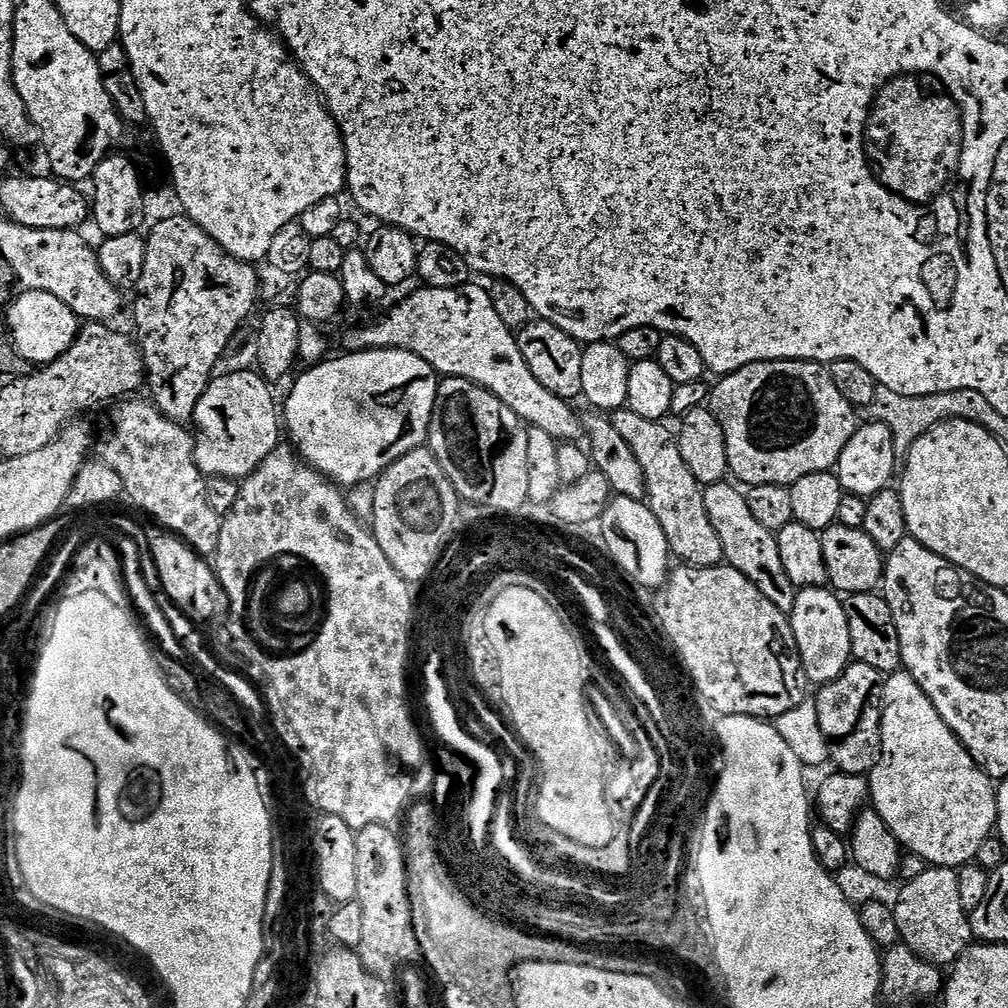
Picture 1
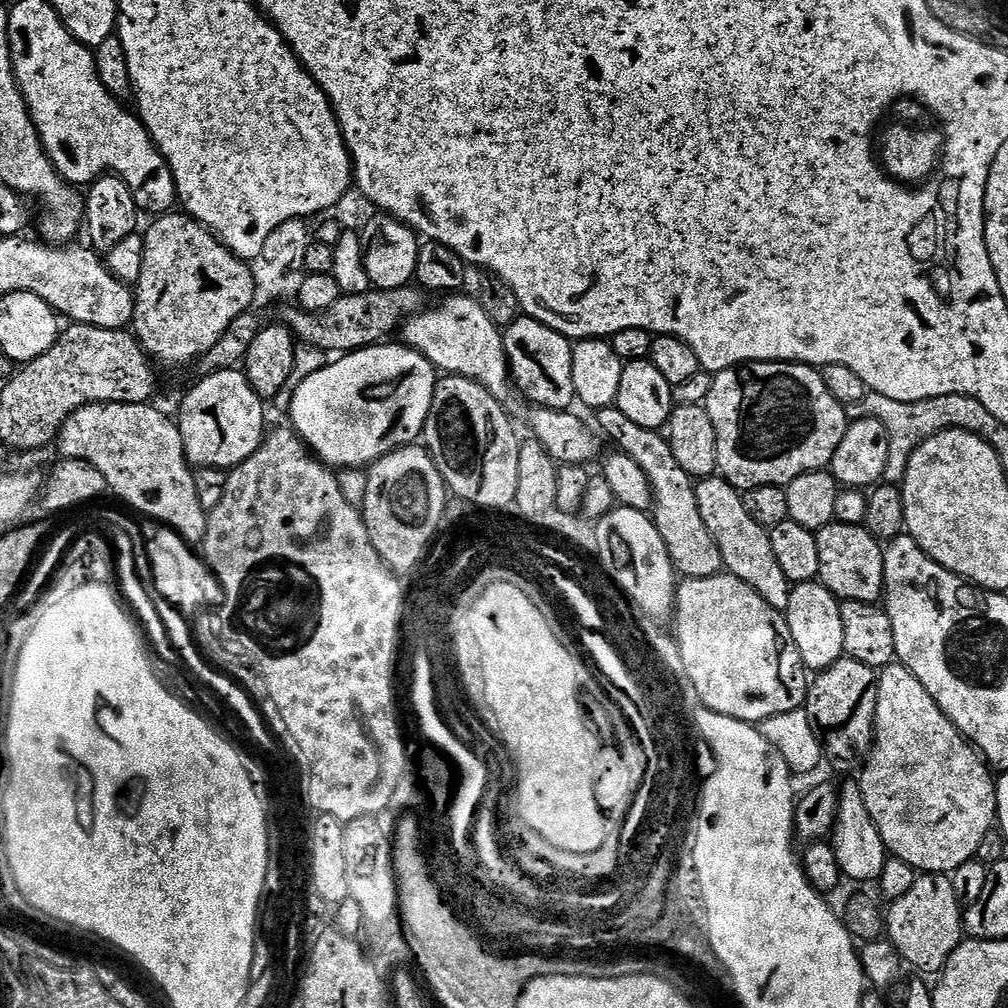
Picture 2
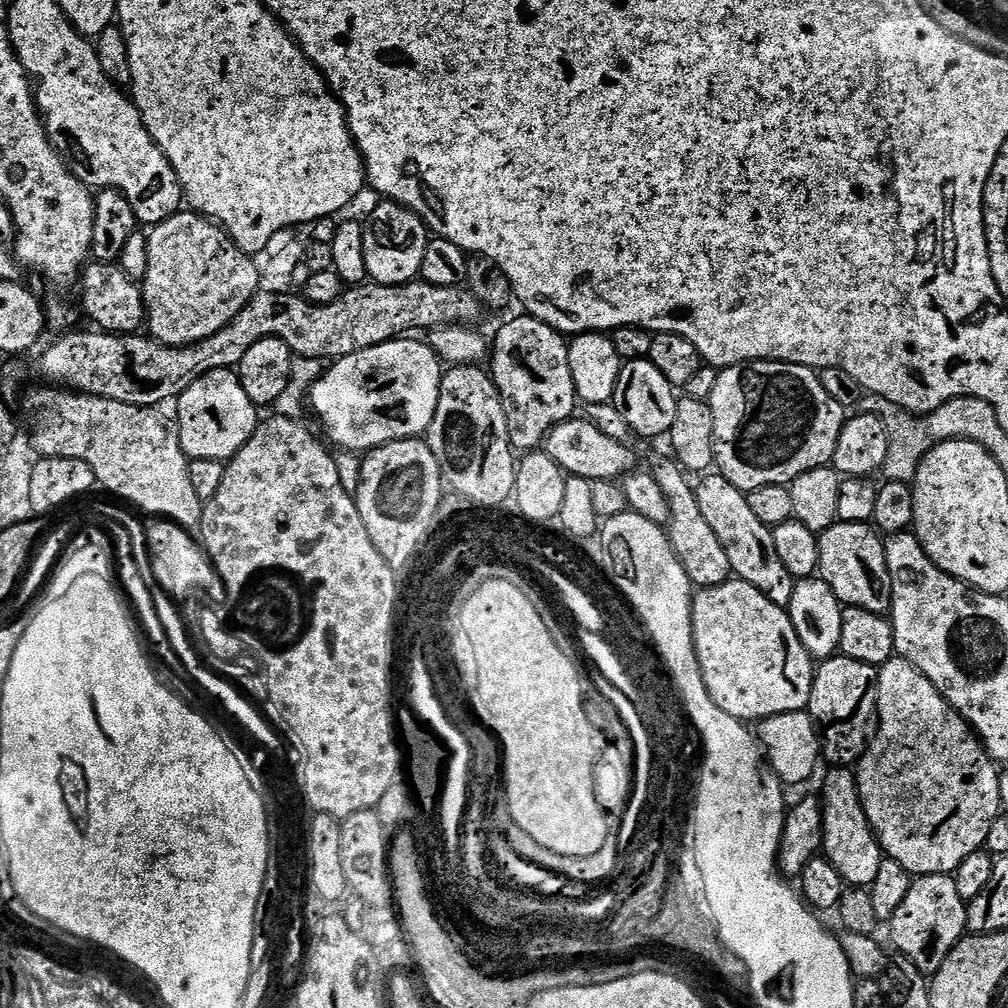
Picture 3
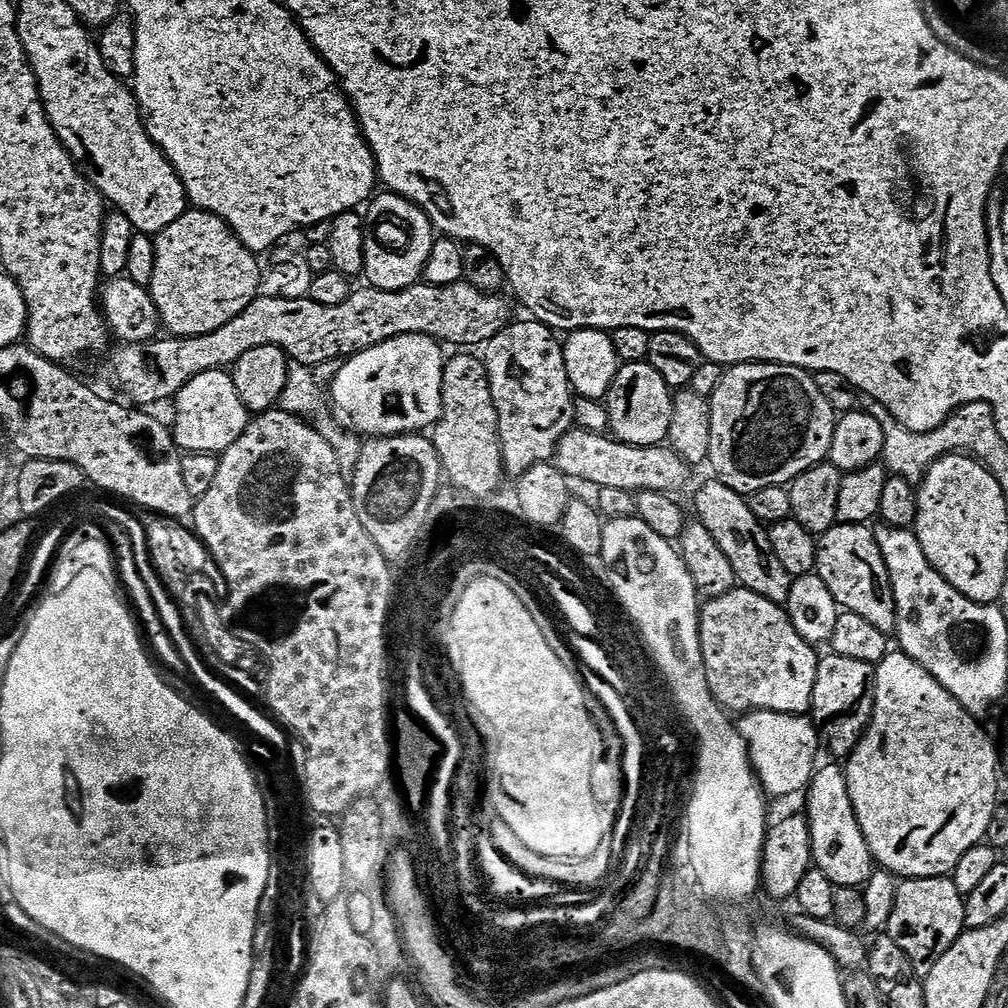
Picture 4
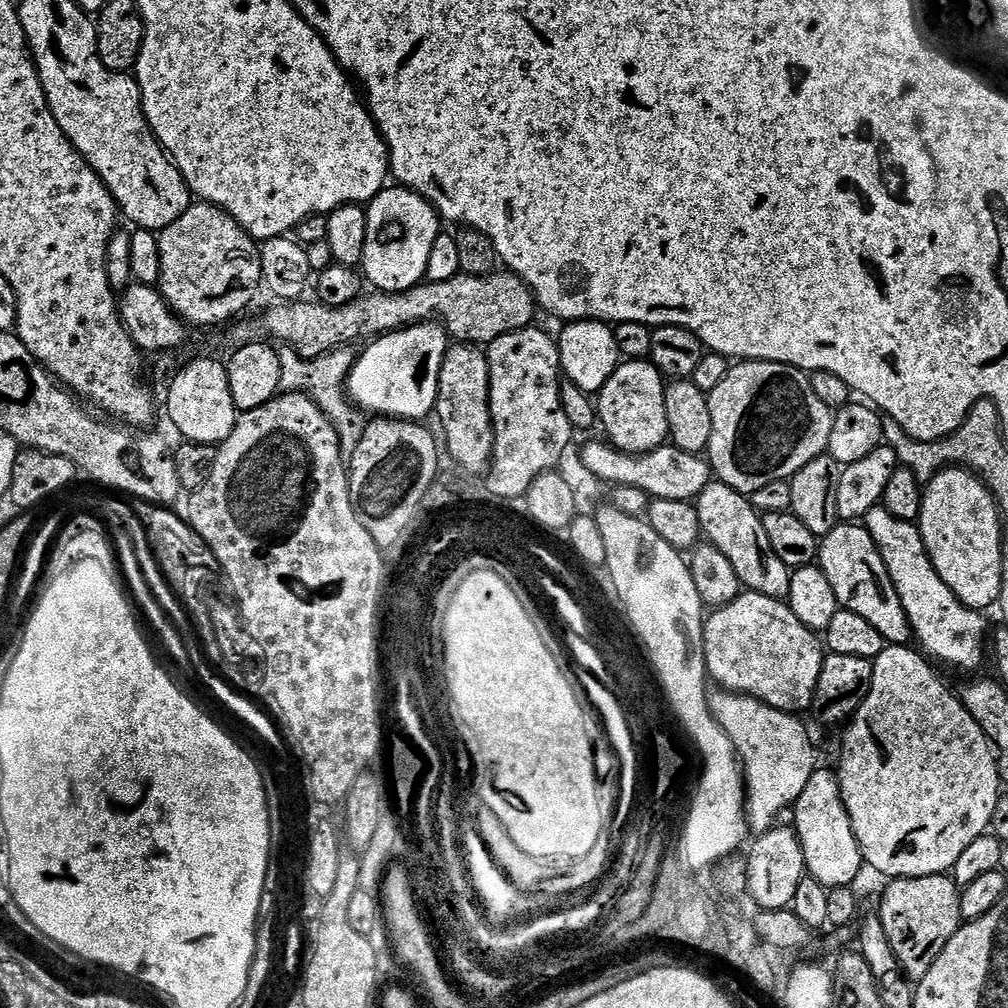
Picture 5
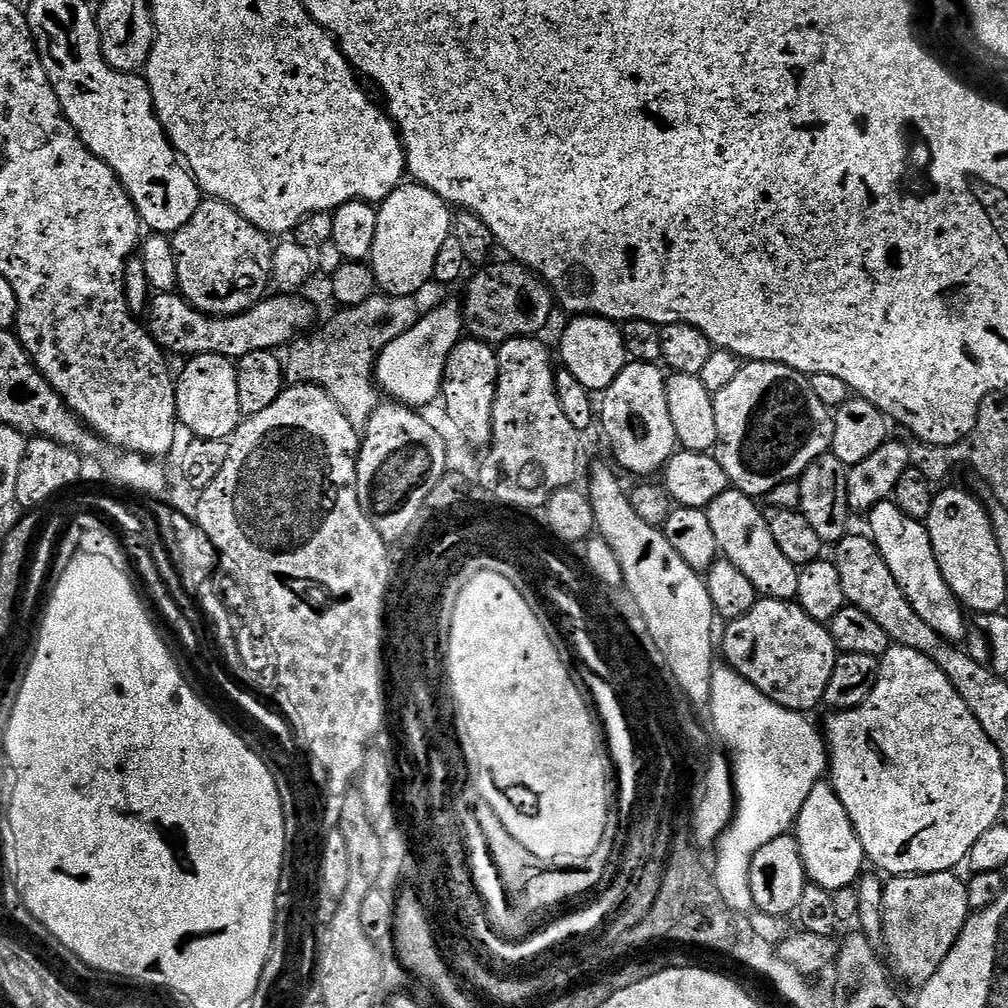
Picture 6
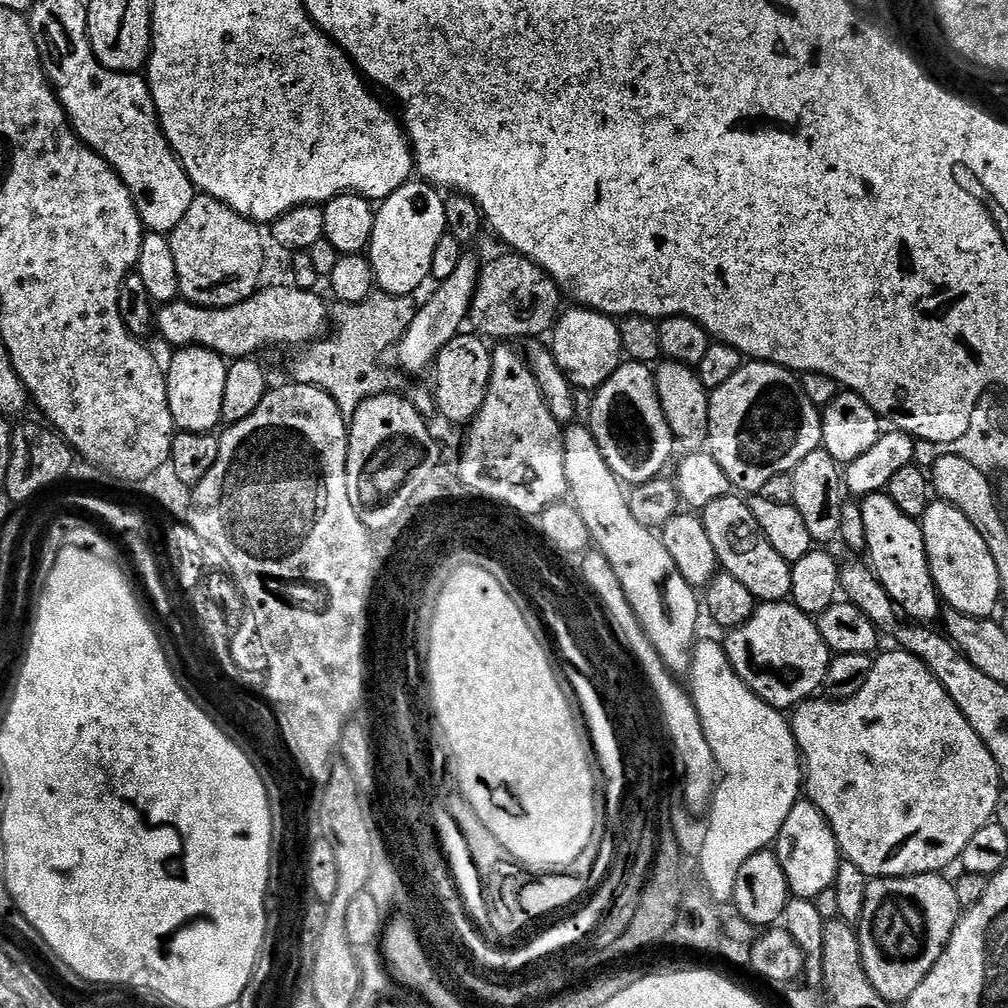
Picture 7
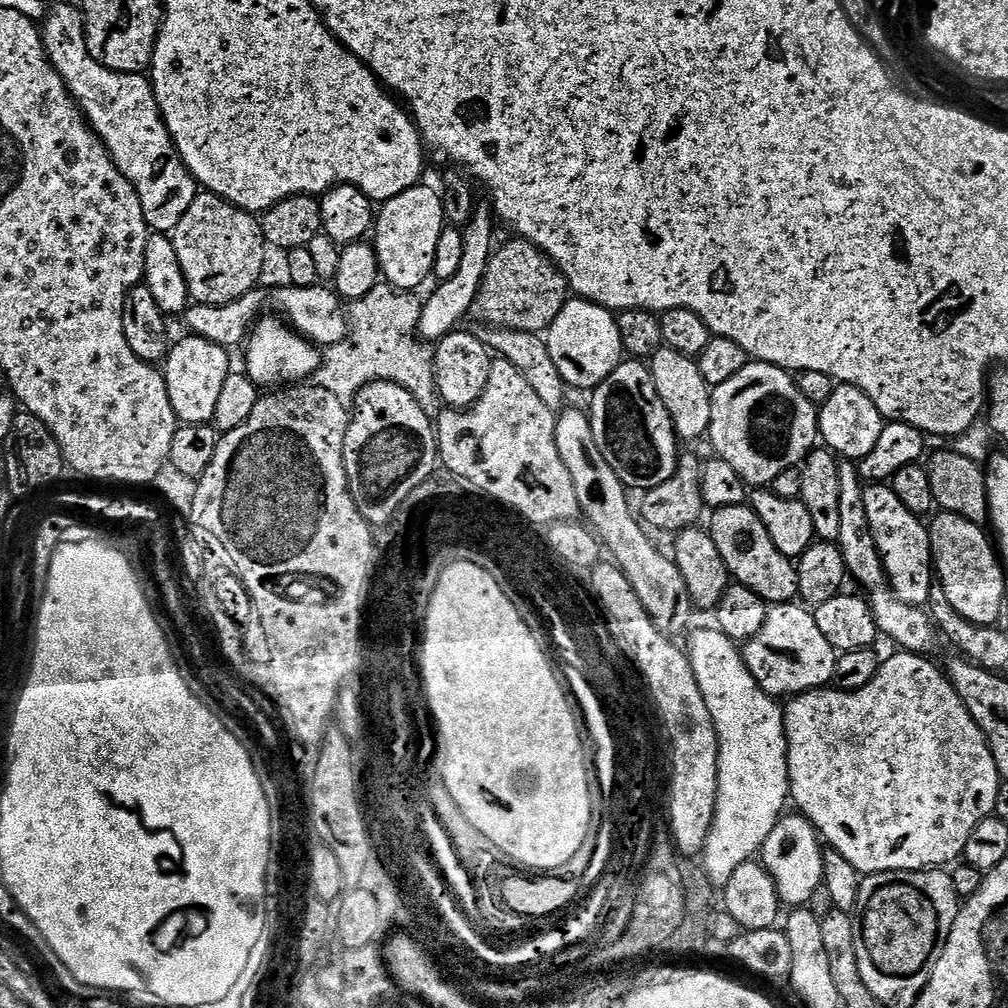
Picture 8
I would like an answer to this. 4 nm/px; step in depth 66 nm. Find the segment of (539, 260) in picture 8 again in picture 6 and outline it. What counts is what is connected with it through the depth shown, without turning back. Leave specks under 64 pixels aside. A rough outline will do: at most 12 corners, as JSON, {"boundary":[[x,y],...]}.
{"boundary":[[522,264],[468,284],[462,324],[492,346],[540,328],[545,287]]}

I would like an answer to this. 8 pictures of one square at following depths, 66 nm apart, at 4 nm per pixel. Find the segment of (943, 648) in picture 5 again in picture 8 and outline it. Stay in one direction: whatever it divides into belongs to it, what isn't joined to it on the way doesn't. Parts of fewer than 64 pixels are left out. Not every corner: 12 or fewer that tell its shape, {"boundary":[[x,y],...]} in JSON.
{"boundary":[[887,483],[864,490],[896,599],[927,605],[932,533]]}

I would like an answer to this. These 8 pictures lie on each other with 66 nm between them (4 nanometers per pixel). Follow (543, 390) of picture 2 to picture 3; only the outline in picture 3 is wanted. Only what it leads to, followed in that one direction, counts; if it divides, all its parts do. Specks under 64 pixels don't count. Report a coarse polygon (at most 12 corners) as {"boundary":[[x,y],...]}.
{"boundary":[[520,314],[496,332],[490,375],[516,450],[578,405],[569,341]]}

